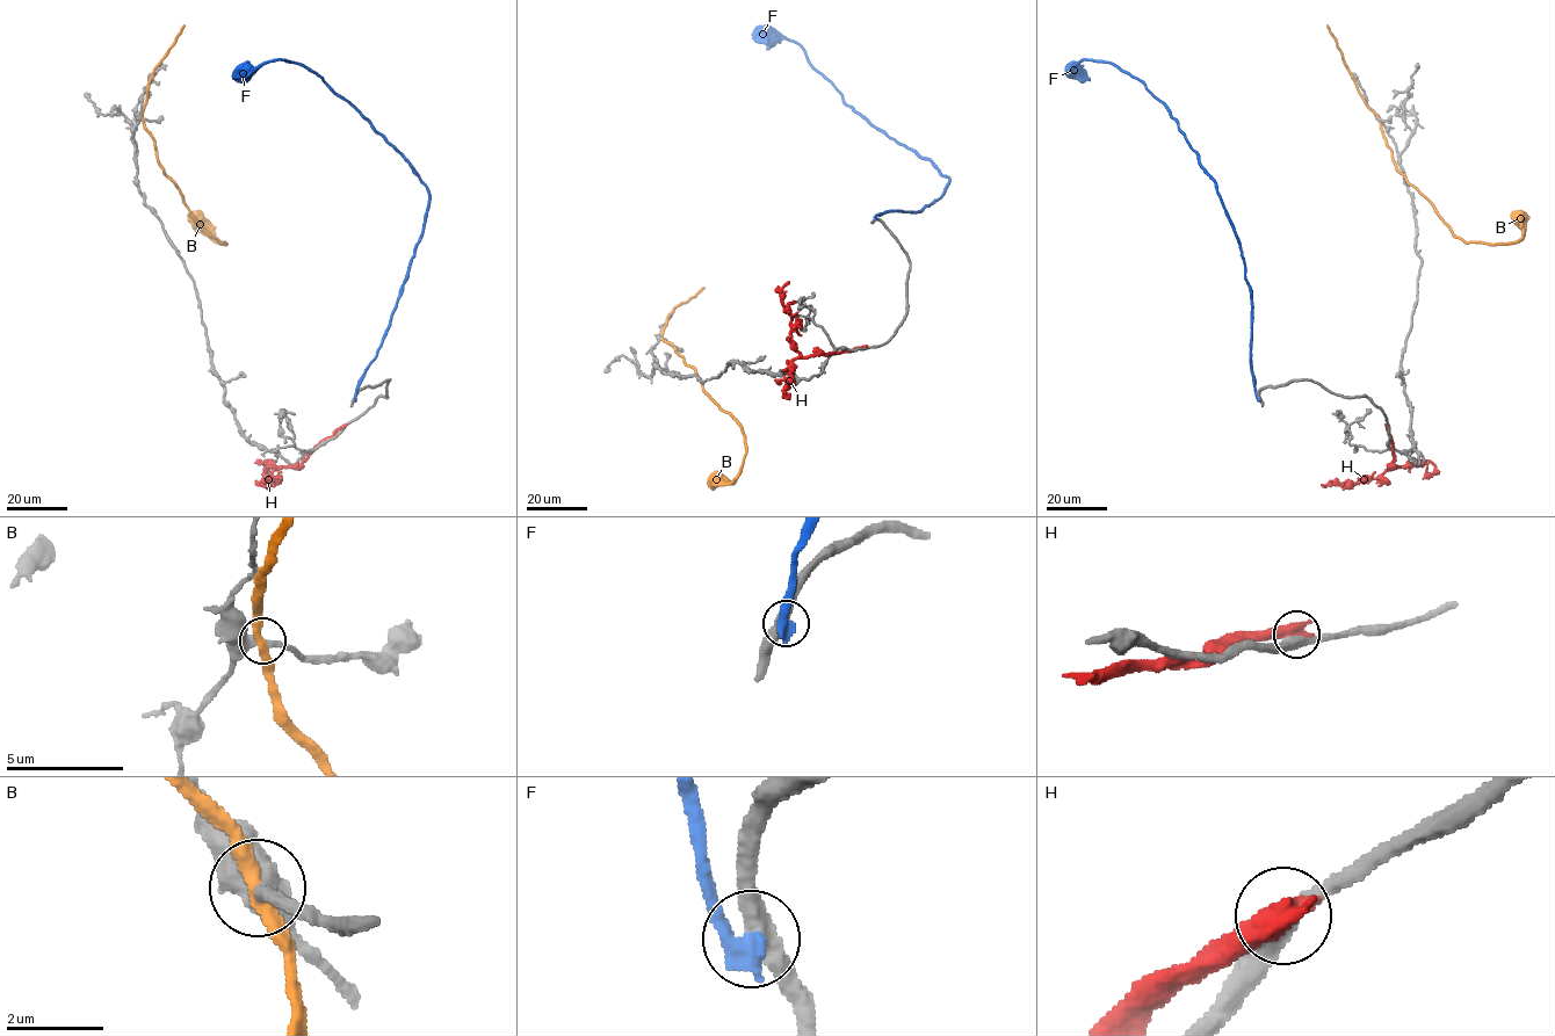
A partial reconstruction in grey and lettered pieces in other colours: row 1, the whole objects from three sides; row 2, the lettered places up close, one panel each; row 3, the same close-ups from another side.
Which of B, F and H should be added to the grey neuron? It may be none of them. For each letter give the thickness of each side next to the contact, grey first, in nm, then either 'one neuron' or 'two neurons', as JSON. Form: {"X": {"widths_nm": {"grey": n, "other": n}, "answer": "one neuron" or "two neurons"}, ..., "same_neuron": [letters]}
{"B": {"widths_nm": {"grey": 320, "other": 340}, "answer": "two neurons"}, "F": {"widths_nm": {"grey": 400, "other": 460}, "answer": "two neurons"}, "H": {"widths_nm": {"grey": 420, "other": 600}, "answer": "two neurons"}, "same_neuron": []}

